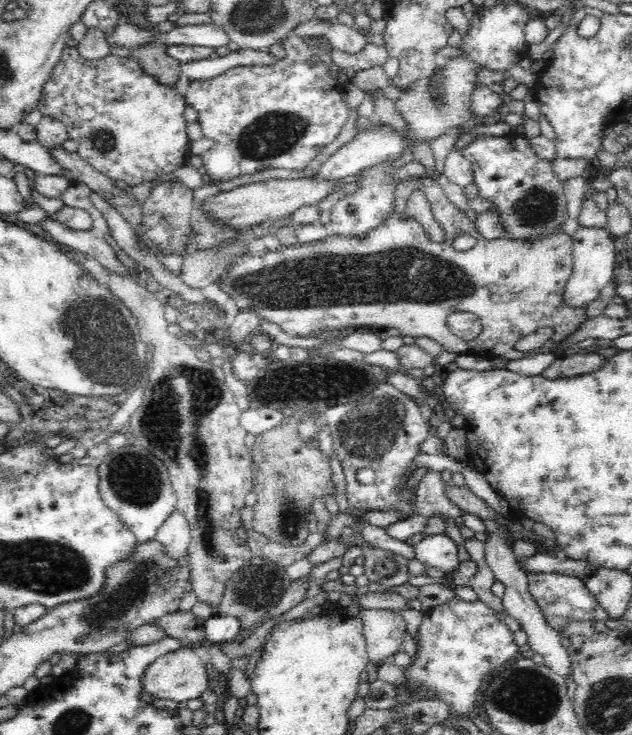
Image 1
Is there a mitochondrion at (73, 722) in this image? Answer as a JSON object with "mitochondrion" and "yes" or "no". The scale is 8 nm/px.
{"mitochondrion":"yes"}

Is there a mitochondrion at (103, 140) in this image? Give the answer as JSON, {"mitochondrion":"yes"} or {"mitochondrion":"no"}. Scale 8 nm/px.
{"mitochondrion":"yes"}

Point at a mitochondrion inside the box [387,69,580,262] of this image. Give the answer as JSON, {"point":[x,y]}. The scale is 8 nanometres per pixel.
{"point":[538,207]}

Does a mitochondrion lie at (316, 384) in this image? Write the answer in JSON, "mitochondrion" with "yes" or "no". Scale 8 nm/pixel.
{"mitochondrion":"yes"}

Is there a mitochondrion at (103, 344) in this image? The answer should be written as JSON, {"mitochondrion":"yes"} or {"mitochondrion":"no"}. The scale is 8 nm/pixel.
{"mitochondrion":"yes"}

